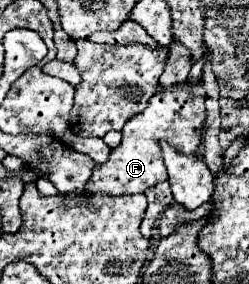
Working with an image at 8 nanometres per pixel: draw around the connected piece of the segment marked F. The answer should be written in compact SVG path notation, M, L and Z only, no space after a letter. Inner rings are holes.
M186 81L184 87L158 91L150 99L148 107L126 123L122 131L122 143L120 147L112 149L108 163L94 167L94 173L86 183L86 191L108 195L132 195L144 193L148 187L166 181L168 175L162 161L162 145L168 143L186 155L192 155L198 149L202 141L202 125L206 119L204 99L206 87L202 85L202 81L198 85ZM178 103L188 103L188 109Z

